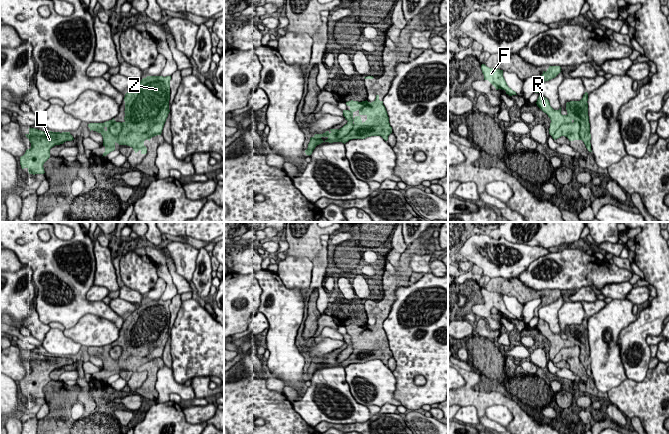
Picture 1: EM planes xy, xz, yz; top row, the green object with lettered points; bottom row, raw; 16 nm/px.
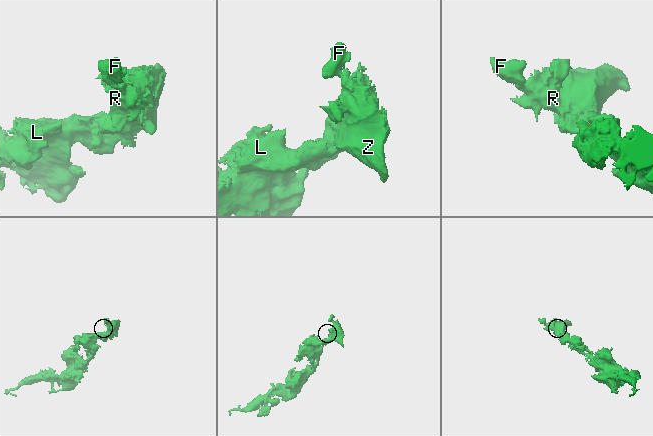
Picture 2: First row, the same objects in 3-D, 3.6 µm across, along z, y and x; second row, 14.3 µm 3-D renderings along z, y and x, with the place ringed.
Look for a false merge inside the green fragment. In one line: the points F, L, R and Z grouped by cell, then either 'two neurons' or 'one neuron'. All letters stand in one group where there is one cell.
F R Z / L; two neurons

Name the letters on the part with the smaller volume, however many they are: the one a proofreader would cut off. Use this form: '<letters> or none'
F, R, Z

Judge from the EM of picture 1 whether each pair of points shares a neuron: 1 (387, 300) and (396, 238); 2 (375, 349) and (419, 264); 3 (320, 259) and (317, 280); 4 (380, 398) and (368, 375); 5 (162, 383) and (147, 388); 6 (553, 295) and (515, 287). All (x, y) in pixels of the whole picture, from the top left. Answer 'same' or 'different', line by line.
1: different
2: different
3: same
4: same
5: different
6: same

